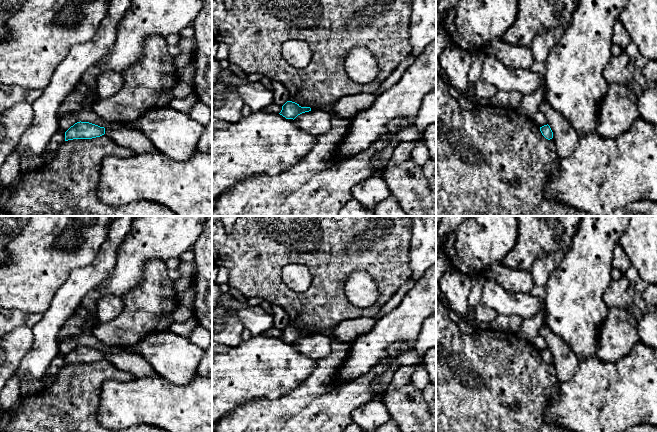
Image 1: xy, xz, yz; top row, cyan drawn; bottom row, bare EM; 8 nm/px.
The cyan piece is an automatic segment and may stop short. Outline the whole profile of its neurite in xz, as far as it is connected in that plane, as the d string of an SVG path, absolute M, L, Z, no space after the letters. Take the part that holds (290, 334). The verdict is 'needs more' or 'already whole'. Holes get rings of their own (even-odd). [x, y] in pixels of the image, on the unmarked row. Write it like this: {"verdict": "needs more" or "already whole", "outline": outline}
{"verdict": "already whole", "outline": "M287 325L283 330L282 334L279 337L286 343L295 343L298 339L311 335L310 331L301 331L299 328Z"}

